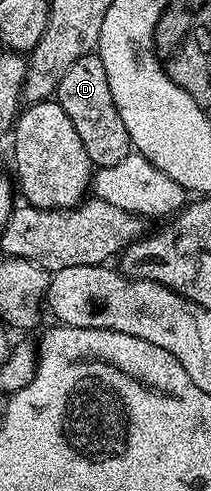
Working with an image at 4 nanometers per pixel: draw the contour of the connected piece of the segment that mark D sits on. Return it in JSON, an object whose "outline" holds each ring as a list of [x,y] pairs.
{"outline":[[[97,54],[80,57],[68,68],[60,80],[56,101],[64,113],[68,113],[68,121],[72,121],[76,133],[80,133],[80,141],[84,141],[84,149],[95,168],[116,165],[132,153],[128,129],[124,129],[124,121],[120,121],[116,101],[112,101],[112,89],[108,89],[108,73],[104,73]]]}

